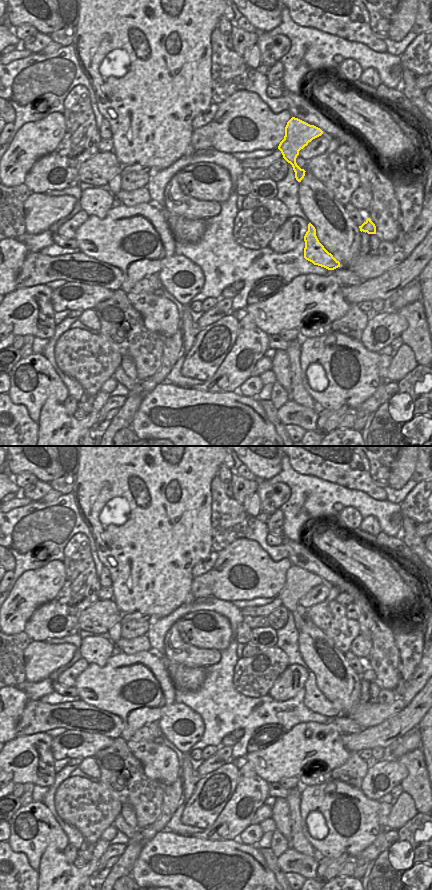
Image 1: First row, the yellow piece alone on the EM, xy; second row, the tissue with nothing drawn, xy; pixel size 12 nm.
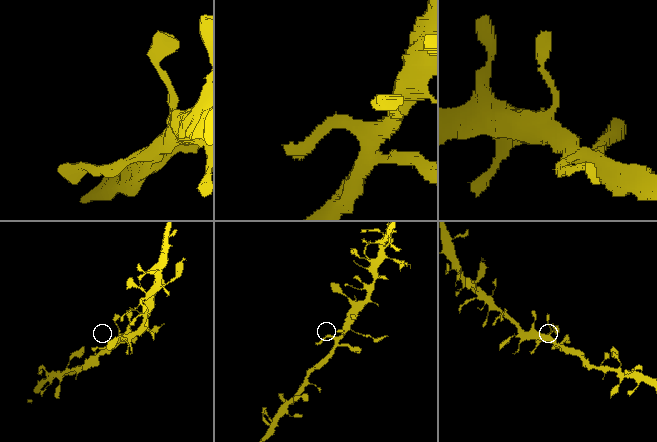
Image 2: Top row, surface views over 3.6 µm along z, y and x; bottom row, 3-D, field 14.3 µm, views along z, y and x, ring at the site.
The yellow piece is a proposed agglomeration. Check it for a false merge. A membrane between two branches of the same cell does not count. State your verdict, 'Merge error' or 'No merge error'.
Merge error.

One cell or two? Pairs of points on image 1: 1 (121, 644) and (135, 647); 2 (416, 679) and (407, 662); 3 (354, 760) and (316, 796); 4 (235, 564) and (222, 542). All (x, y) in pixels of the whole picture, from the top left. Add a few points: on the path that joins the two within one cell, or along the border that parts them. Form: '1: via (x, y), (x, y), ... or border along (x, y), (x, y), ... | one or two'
1: via (124, 645), (132, 646) | one
2: border along (421, 657), (403, 693) | two
3: border along (331, 777), (344, 781), (356, 788) | two
4: border along (246, 537), (233, 540), (218, 552) | two

